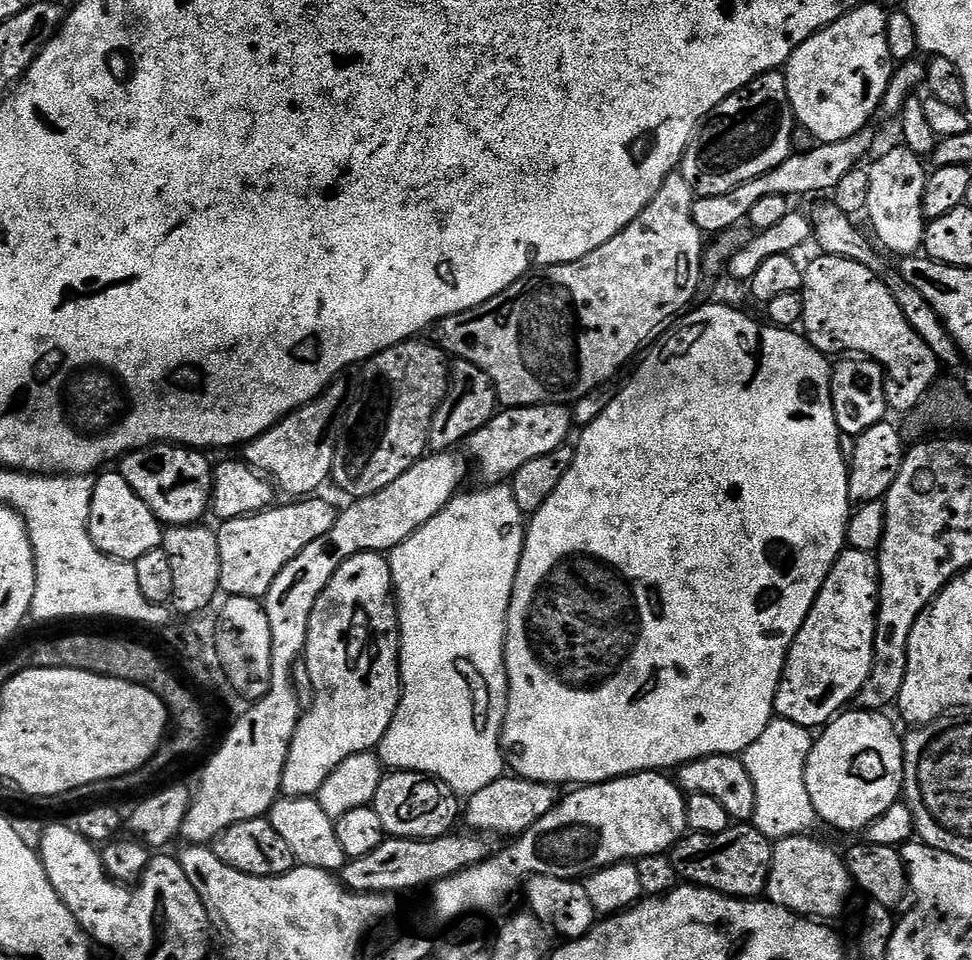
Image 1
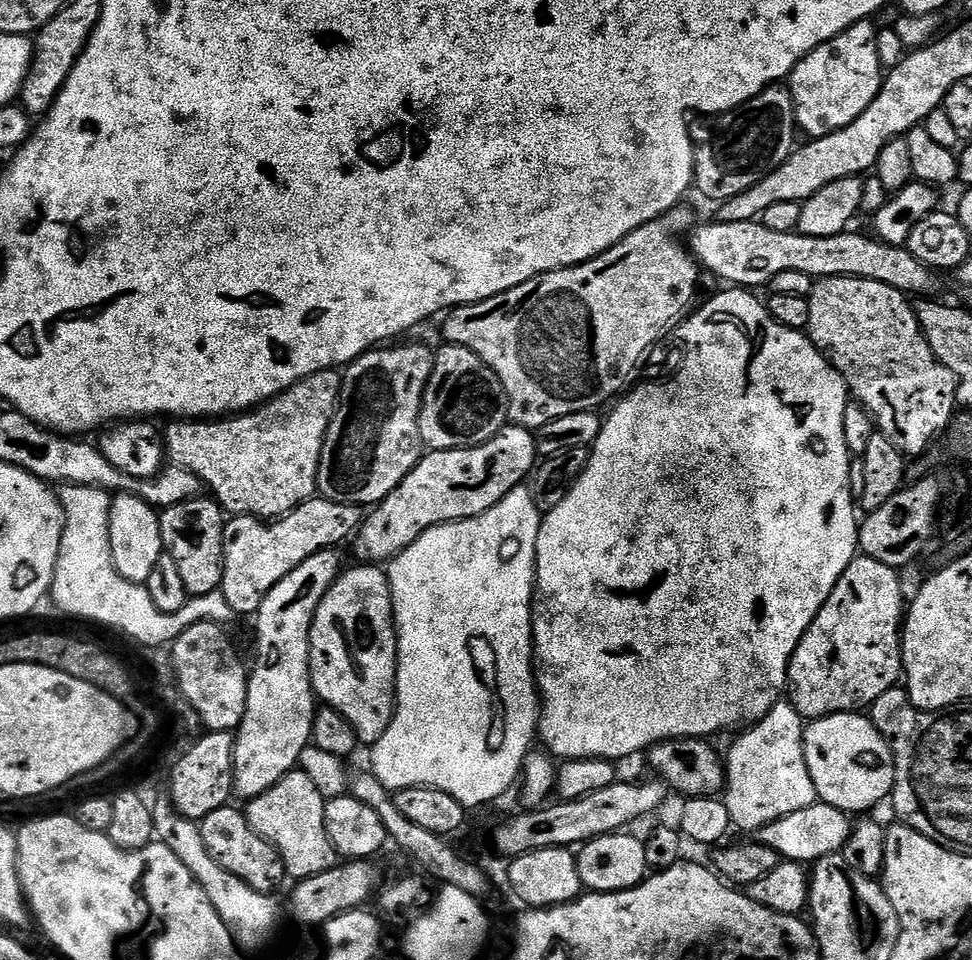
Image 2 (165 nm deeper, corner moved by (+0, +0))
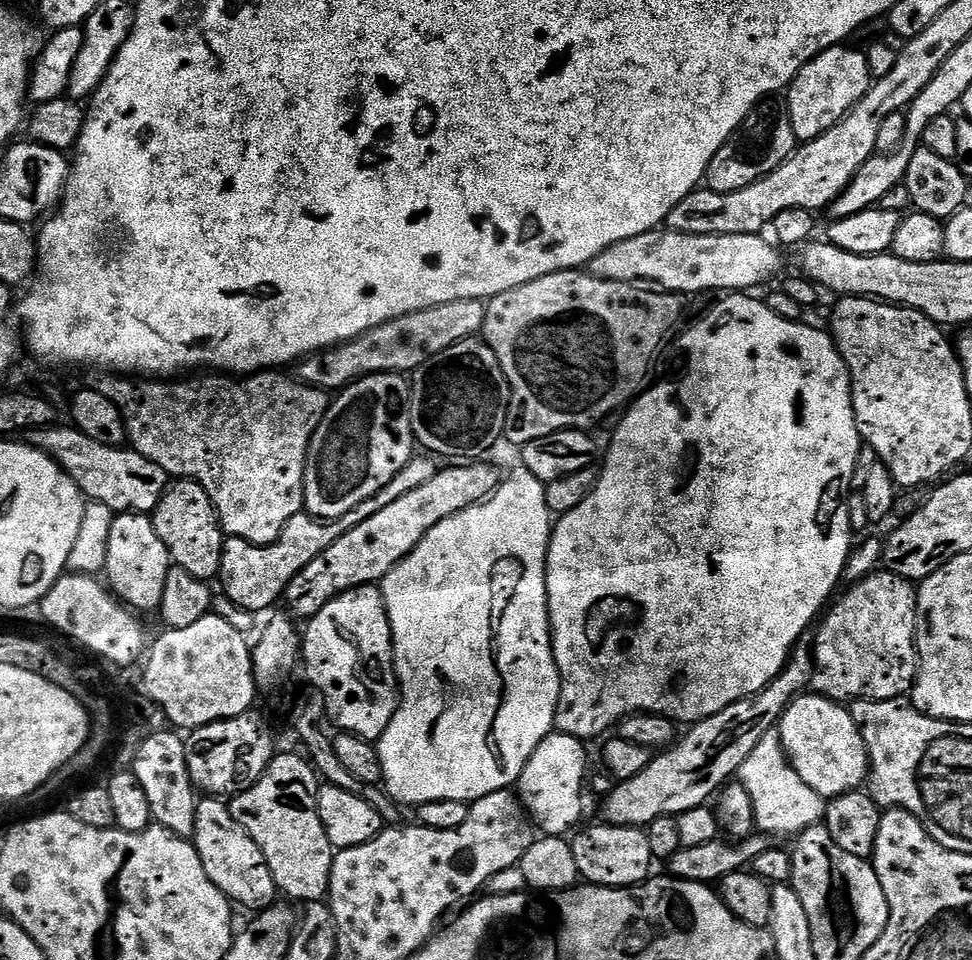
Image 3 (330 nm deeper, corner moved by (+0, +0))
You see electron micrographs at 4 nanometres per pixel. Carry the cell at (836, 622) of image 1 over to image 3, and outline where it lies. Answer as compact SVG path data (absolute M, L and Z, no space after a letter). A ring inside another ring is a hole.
M877 570L870 576L851 585L847 589L849 592L827 609L826 615L819 621L818 627L814 632L814 659L816 661L816 670L812 674L811 691L818 696L826 696L830 700L837 702L851 702L854 700L898 700L907 697L911 693L913 684L916 683L916 594L917 589L913 581L903 580L901 576L895 576L893 572L887 570Z

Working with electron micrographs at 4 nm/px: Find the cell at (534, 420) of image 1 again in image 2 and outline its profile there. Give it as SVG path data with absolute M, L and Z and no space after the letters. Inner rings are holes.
M505 426L490 442L477 448L425 451L400 485L390 490L390 494L369 511L372 512L369 516L367 513L363 517L354 536L357 561L383 565L434 526L486 514L486 510L502 502L510 490L521 487L537 463L535 435L519 426Z

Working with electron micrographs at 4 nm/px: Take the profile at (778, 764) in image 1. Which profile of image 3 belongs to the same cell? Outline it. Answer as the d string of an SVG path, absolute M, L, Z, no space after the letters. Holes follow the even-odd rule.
M779 731L767 732L762 742L758 742L754 750L750 750L750 758L746 758L746 762L742 762L740 767L738 783L746 790L746 794L750 794L756 828L761 833L781 832L784 836L795 838L810 826L823 821L825 797L810 790L810 786L806 786L806 782L798 778L798 770L794 770L784 752Z

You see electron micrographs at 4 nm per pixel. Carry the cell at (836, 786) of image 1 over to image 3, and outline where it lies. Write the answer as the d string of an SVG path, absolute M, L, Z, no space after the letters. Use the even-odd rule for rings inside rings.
M801 694L784 711L778 731L789 762L794 766L794 770L798 770L798 778L802 778L802 782L806 782L806 786L810 786L810 790L814 790L819 796L831 798L855 792L867 781L868 751L851 711L843 703L830 700L826 696Z

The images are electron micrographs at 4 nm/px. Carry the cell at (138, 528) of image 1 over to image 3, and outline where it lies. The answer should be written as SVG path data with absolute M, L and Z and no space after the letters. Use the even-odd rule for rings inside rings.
M121 512L113 519L104 566L106 577L108 576L108 580L106 579L107 587L129 609L137 610L136 608L141 608L144 612L150 611L151 608L152 611L159 609L162 602L162 589L166 586L166 574L170 567L170 557L162 538L158 538L158 530L154 530L151 515L139 512Z

